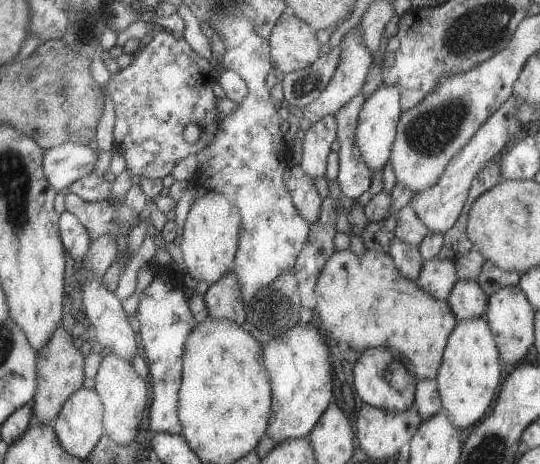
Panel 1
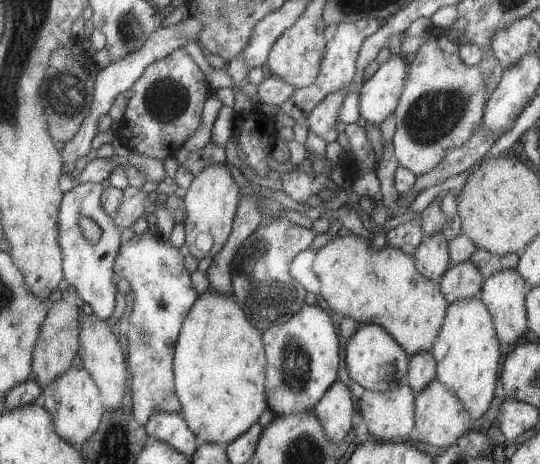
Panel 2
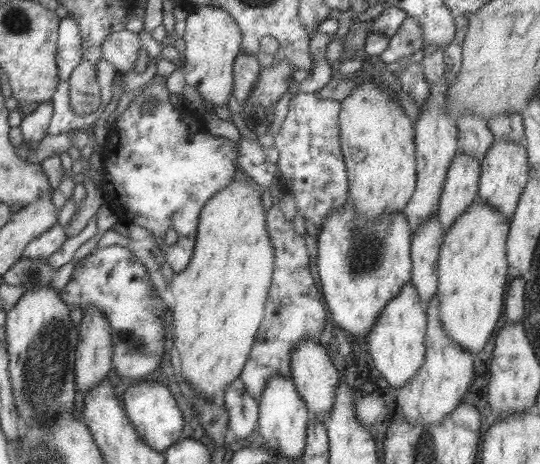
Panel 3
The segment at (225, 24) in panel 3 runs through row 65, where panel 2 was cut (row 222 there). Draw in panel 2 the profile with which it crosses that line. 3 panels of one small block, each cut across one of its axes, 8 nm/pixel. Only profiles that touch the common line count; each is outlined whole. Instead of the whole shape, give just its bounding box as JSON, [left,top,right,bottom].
[181,164,240,261]

